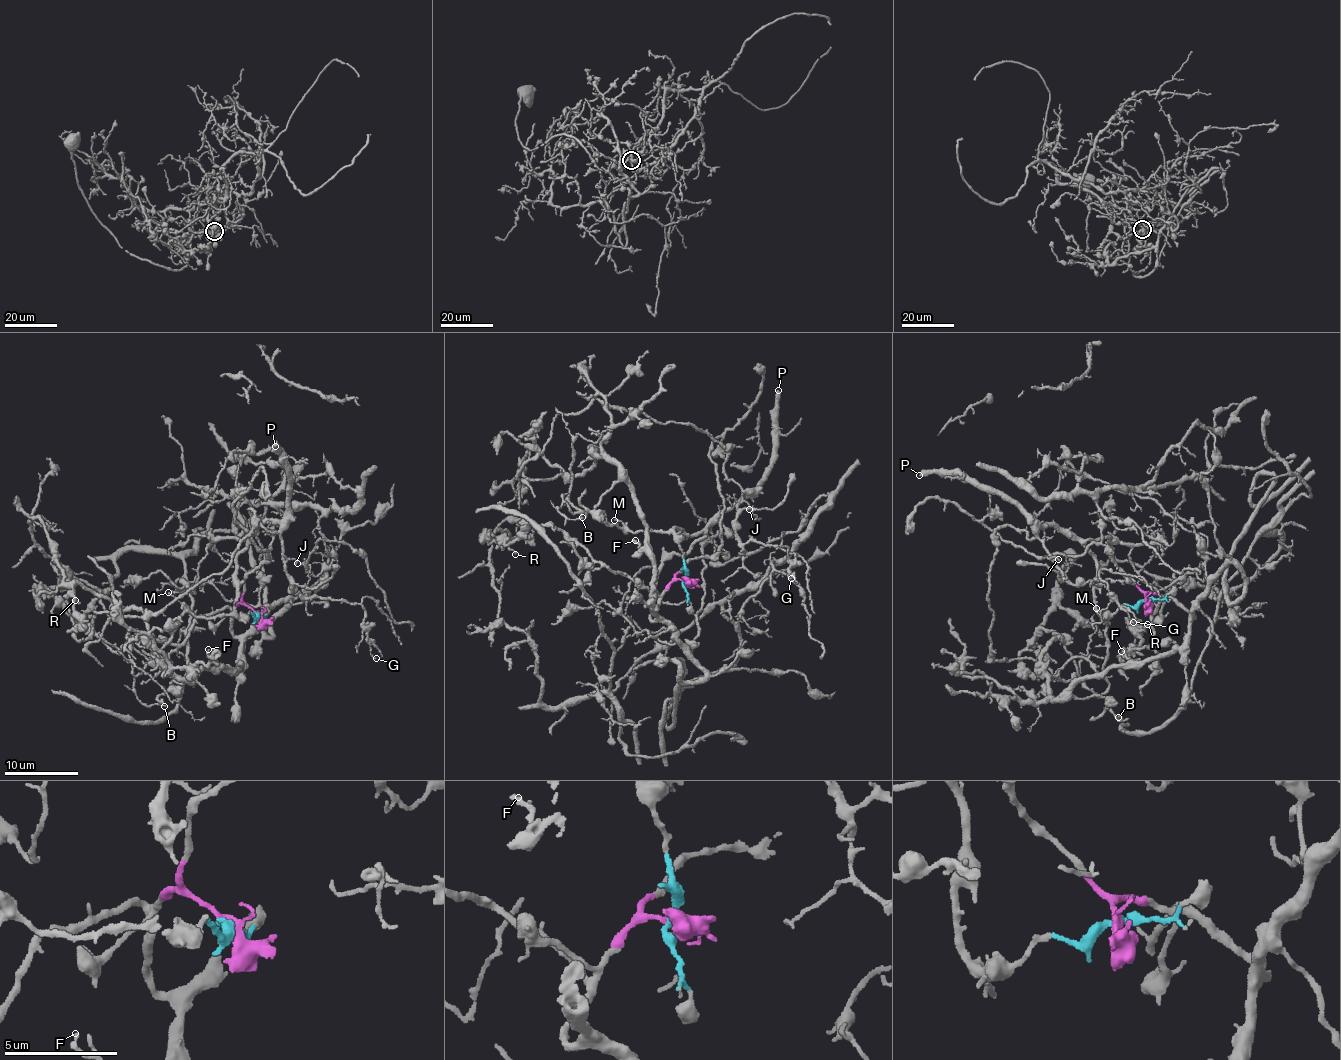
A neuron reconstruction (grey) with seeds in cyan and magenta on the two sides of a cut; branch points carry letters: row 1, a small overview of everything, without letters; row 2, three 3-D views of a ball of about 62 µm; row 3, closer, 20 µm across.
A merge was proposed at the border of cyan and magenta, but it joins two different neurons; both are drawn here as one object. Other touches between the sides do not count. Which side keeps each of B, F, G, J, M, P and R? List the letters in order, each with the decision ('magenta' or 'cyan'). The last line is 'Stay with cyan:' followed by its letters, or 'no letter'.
B: cyan
F: magenta
G: cyan
J: cyan
M: cyan
P: cyan
R: magenta
Stay with cyan: B, G, J, M, P

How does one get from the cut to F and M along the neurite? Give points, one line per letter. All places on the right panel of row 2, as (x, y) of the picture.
F: (1146, 599), (1149, 593), (1173, 598), (1192, 616), (1190, 635), (1170, 651), (1141, 661), (1134, 662), (1122, 650)
M: (1146, 599), (1129, 606), (1120, 606), (1112, 614), (1103, 616), (1105, 623), (1110, 624), (1097, 608)

